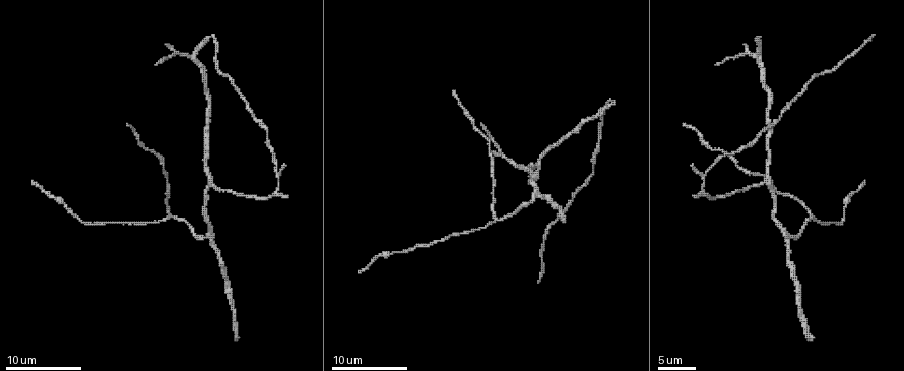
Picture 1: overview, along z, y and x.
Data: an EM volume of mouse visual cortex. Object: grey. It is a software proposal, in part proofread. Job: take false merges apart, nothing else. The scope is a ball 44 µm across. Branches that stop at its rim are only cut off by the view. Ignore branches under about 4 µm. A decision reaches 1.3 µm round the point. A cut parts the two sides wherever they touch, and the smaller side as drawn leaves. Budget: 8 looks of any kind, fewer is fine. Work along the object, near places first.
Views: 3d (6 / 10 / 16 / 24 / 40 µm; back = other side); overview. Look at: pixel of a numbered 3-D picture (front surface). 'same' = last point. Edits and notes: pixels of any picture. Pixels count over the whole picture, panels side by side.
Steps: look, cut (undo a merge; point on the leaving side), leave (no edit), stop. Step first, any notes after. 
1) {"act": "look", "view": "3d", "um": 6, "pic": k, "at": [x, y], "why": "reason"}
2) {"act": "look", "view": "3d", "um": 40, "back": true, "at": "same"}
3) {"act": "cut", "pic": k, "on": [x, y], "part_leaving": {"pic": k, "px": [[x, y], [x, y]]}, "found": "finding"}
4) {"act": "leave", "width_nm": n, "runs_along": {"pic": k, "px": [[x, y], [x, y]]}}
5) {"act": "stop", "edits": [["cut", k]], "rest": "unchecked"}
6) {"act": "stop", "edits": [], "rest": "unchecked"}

{"act": "look", "view": "3d", "um": 10, "pic": 1, "at": [250, 108], "why": "sudden change in width"}

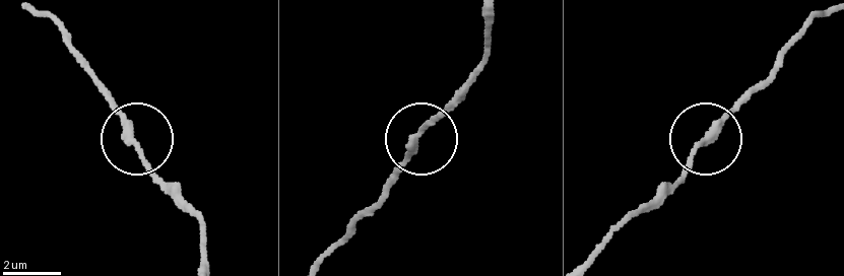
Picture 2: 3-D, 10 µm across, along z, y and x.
{"act": "leave", "runs_along": {"pic": 2, "px": [[580, 264], [653, 206], [697, 148], [767, 77]]}, "found": "continuous, no second cell"}

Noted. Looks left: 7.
{"act": "look", "view": "3d", "um": 16, "pic": 1, "at": [768, 183], "why": "branch point"}

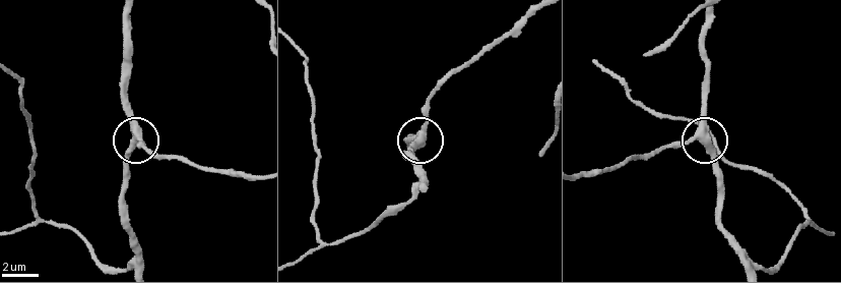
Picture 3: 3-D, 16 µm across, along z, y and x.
{"act": "leave", "arms": 3, "runs_along": {"pic": 3, "px": [[638, 157], [650, 157], [703, 136], [705, 94]]}, "found": "one cell here"}

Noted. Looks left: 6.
{"act": "look", "view": "3d", "um": 16, "pic": 1, "at": [167, 214], "why": "a fork"}

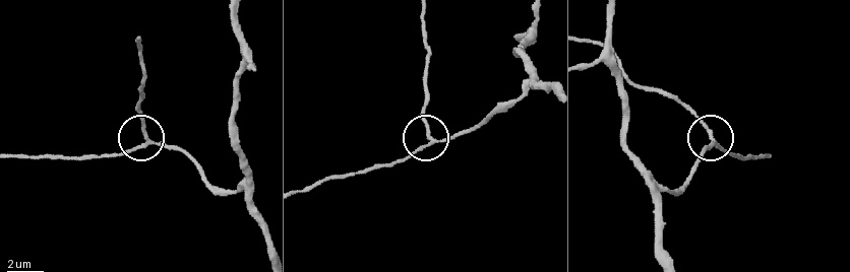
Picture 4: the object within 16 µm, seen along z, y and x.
{"act": "look", "view": "3d", "um": 16, "back": true, "pic": 4, "at": [148, 137], "why": "from behind"}

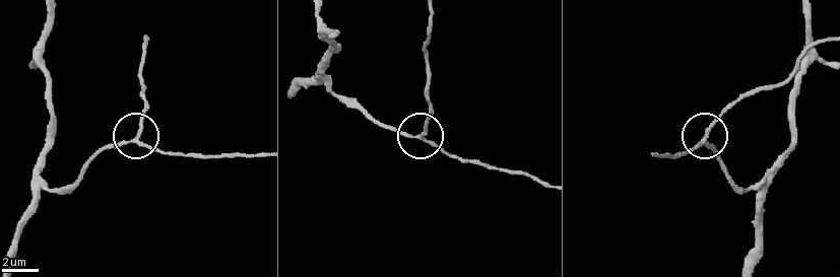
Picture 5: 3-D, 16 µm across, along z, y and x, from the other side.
{"act": "leave", "width_nm": 180, "found": "one cell here"}

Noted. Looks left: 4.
{"act": "look", "view": "3d", "um": 6, "pic": 1, "at": [147, 150], "why": "thick turns thin"}

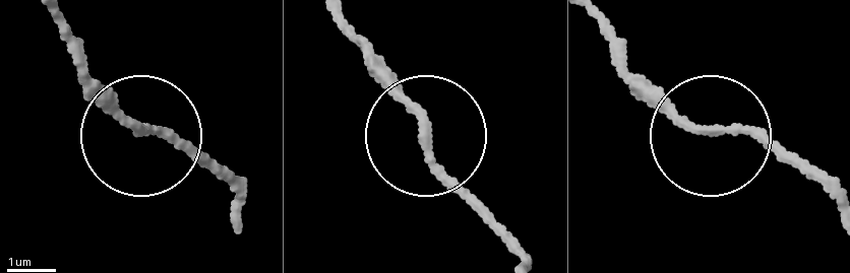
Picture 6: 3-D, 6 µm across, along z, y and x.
{"act": "leave", "found": "continuous, no second cell"}

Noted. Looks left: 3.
{"act": "stop", "edits": [], "rest": "unchecked"}

